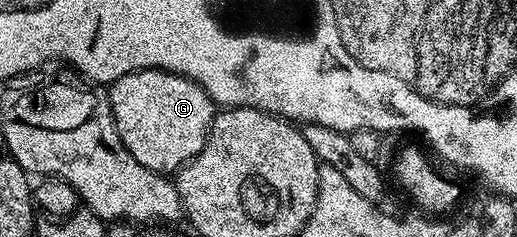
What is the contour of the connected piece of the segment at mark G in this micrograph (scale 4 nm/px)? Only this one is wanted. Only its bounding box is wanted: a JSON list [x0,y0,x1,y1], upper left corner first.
[106,68,218,174]

